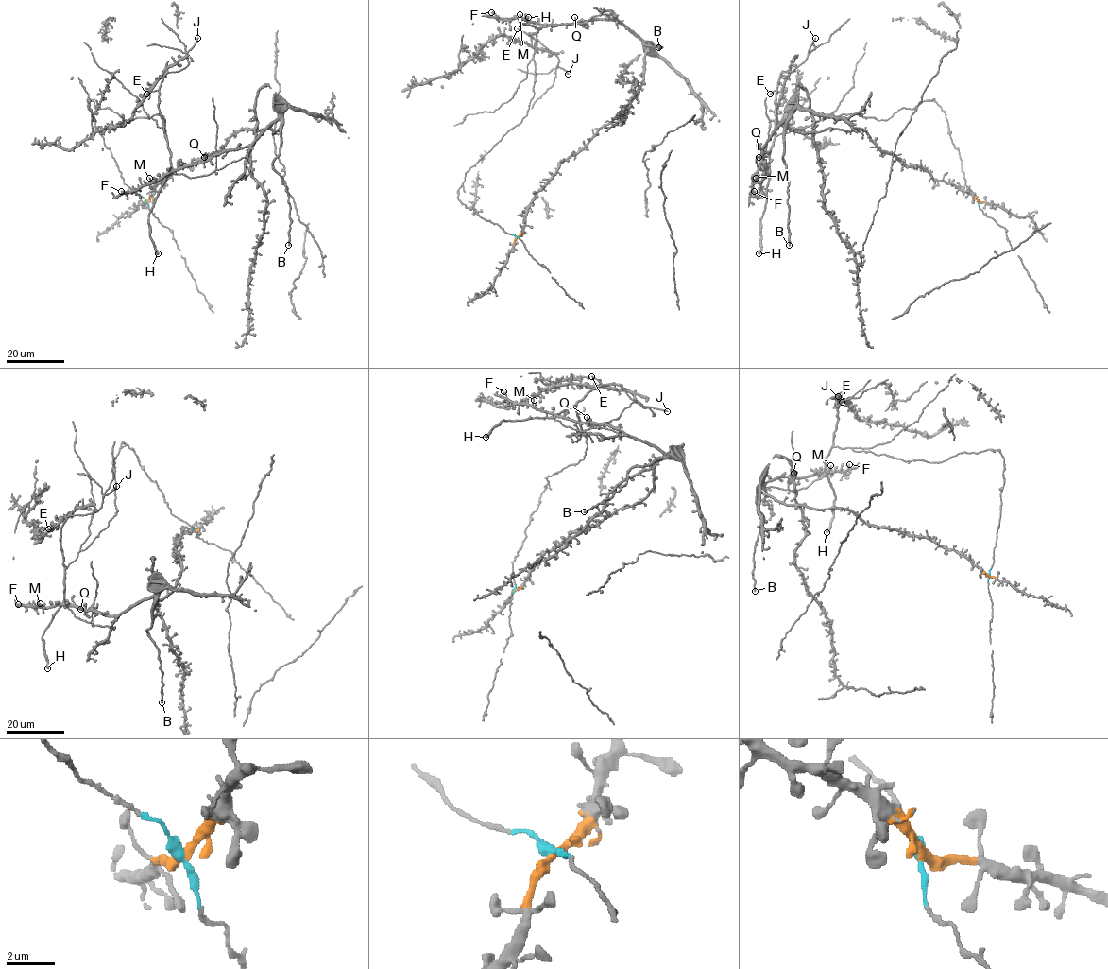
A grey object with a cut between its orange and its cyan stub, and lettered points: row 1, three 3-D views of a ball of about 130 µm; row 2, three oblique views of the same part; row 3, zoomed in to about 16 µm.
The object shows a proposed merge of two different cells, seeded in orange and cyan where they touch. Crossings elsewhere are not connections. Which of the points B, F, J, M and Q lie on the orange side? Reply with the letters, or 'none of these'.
B, F, M, Q

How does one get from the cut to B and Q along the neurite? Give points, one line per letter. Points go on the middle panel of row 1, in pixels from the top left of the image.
B: (517, 237), (534, 195), (564, 161), (630, 102), (643, 78), (644, 54), (651, 43), (643, 43), (658, 47)
Q: (517, 237), (534, 195), (623, 110), (643, 78), (651, 44), (617, 21), (574, 17)

